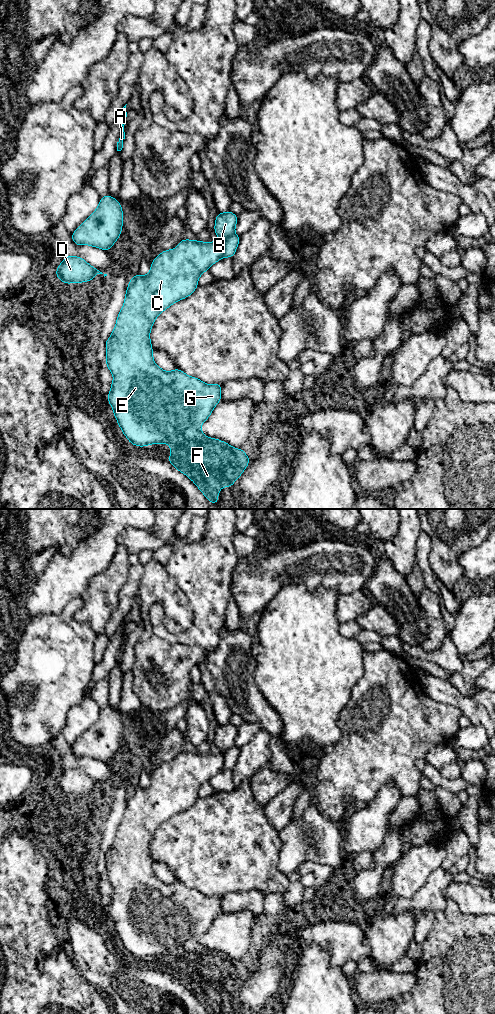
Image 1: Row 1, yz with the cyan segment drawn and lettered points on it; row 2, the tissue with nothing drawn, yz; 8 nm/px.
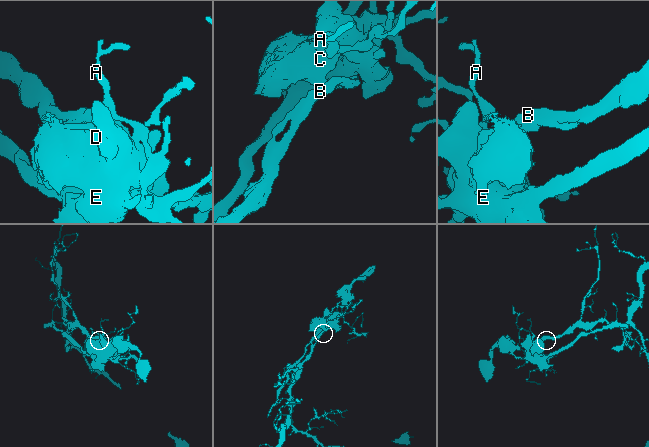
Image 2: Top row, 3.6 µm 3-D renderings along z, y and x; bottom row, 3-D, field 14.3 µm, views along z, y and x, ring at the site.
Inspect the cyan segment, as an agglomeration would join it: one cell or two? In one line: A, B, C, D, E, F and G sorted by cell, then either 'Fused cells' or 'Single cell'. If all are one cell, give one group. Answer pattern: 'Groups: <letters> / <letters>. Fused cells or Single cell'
Groups: A B / C D E F G. Fused cells

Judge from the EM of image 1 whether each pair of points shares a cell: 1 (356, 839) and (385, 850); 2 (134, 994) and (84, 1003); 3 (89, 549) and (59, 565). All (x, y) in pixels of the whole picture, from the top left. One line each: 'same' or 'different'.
1: different
2: different
3: same

